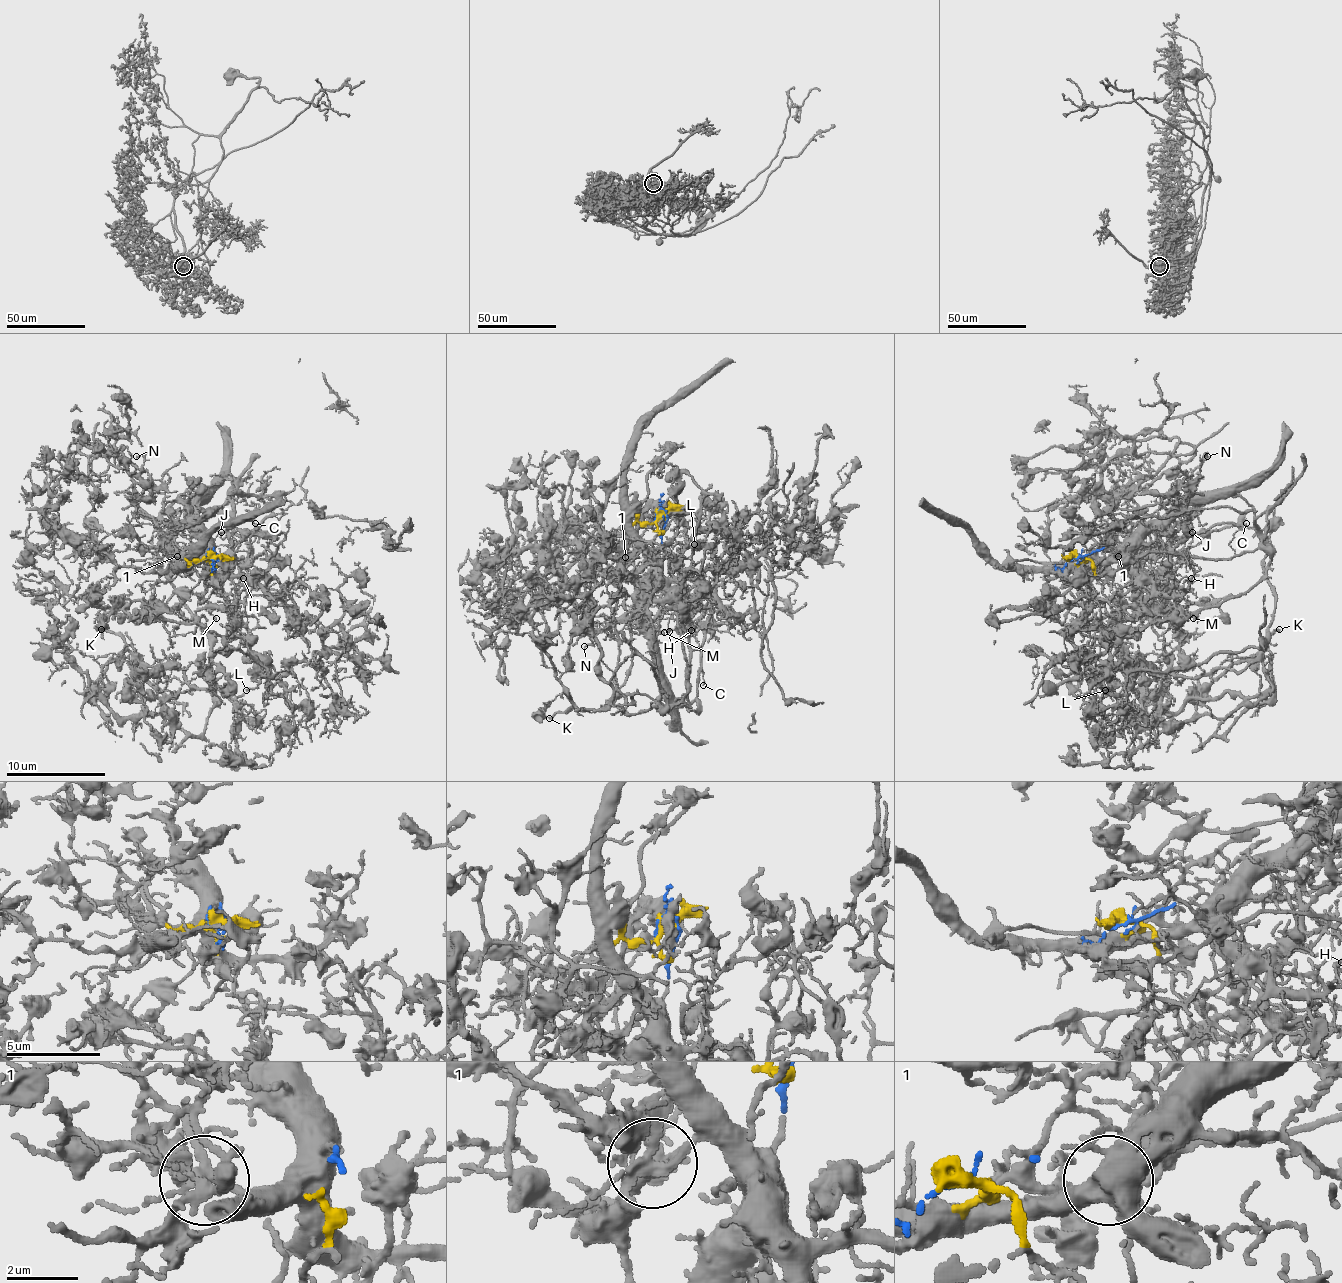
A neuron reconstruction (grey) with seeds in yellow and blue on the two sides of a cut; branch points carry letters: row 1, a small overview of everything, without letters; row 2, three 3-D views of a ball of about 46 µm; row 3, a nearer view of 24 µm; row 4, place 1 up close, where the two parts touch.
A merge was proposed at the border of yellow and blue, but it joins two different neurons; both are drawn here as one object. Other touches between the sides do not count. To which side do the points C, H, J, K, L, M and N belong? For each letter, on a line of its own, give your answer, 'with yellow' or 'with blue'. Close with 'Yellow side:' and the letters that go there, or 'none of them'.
C: with yellow
H: with blue
J: with blue
K: with yellow
L: with yellow
M: with blue
N: with blue
Yellow side: C, K, L

